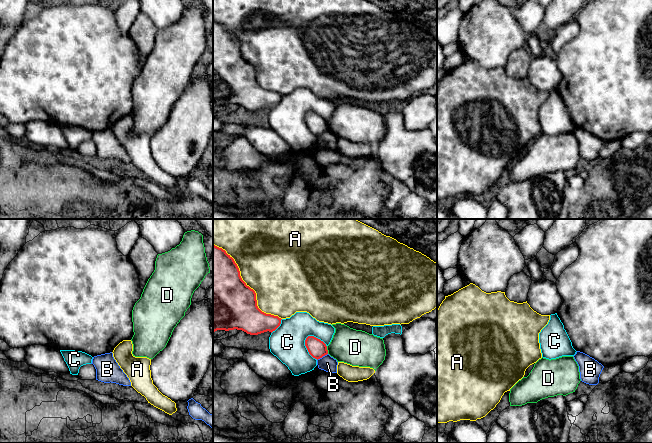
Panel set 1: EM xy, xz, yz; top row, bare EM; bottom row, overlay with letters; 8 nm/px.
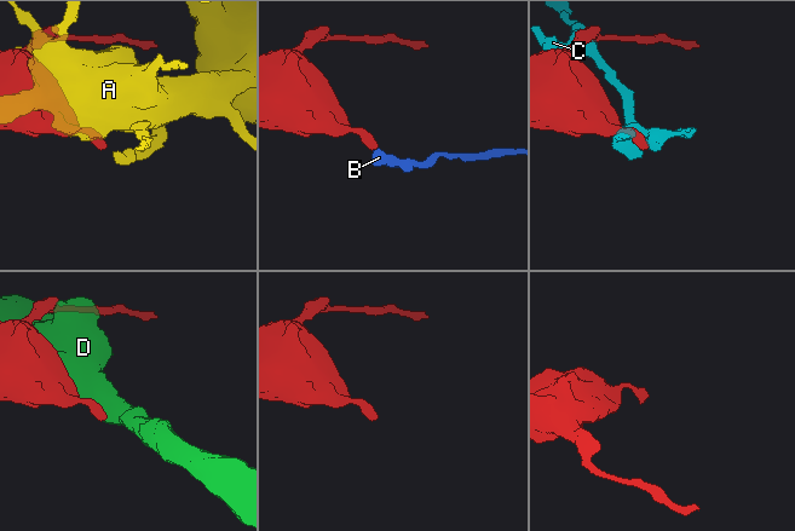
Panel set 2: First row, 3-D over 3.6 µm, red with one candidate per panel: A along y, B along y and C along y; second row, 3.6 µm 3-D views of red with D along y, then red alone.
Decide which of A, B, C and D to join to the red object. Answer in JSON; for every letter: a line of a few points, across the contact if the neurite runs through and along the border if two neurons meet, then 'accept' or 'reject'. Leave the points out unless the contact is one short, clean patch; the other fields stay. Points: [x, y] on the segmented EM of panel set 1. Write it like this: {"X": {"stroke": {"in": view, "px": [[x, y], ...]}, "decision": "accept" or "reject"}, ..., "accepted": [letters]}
{"A": {"decision": "reject"}, "B": {"stroke": {"in": "xz", "px": [[327, 353], [317, 360]]}, "decision": "reject"}, "C": {"decision": "reject"}, "D": {"decision": "reject"}, "accepted": []}

